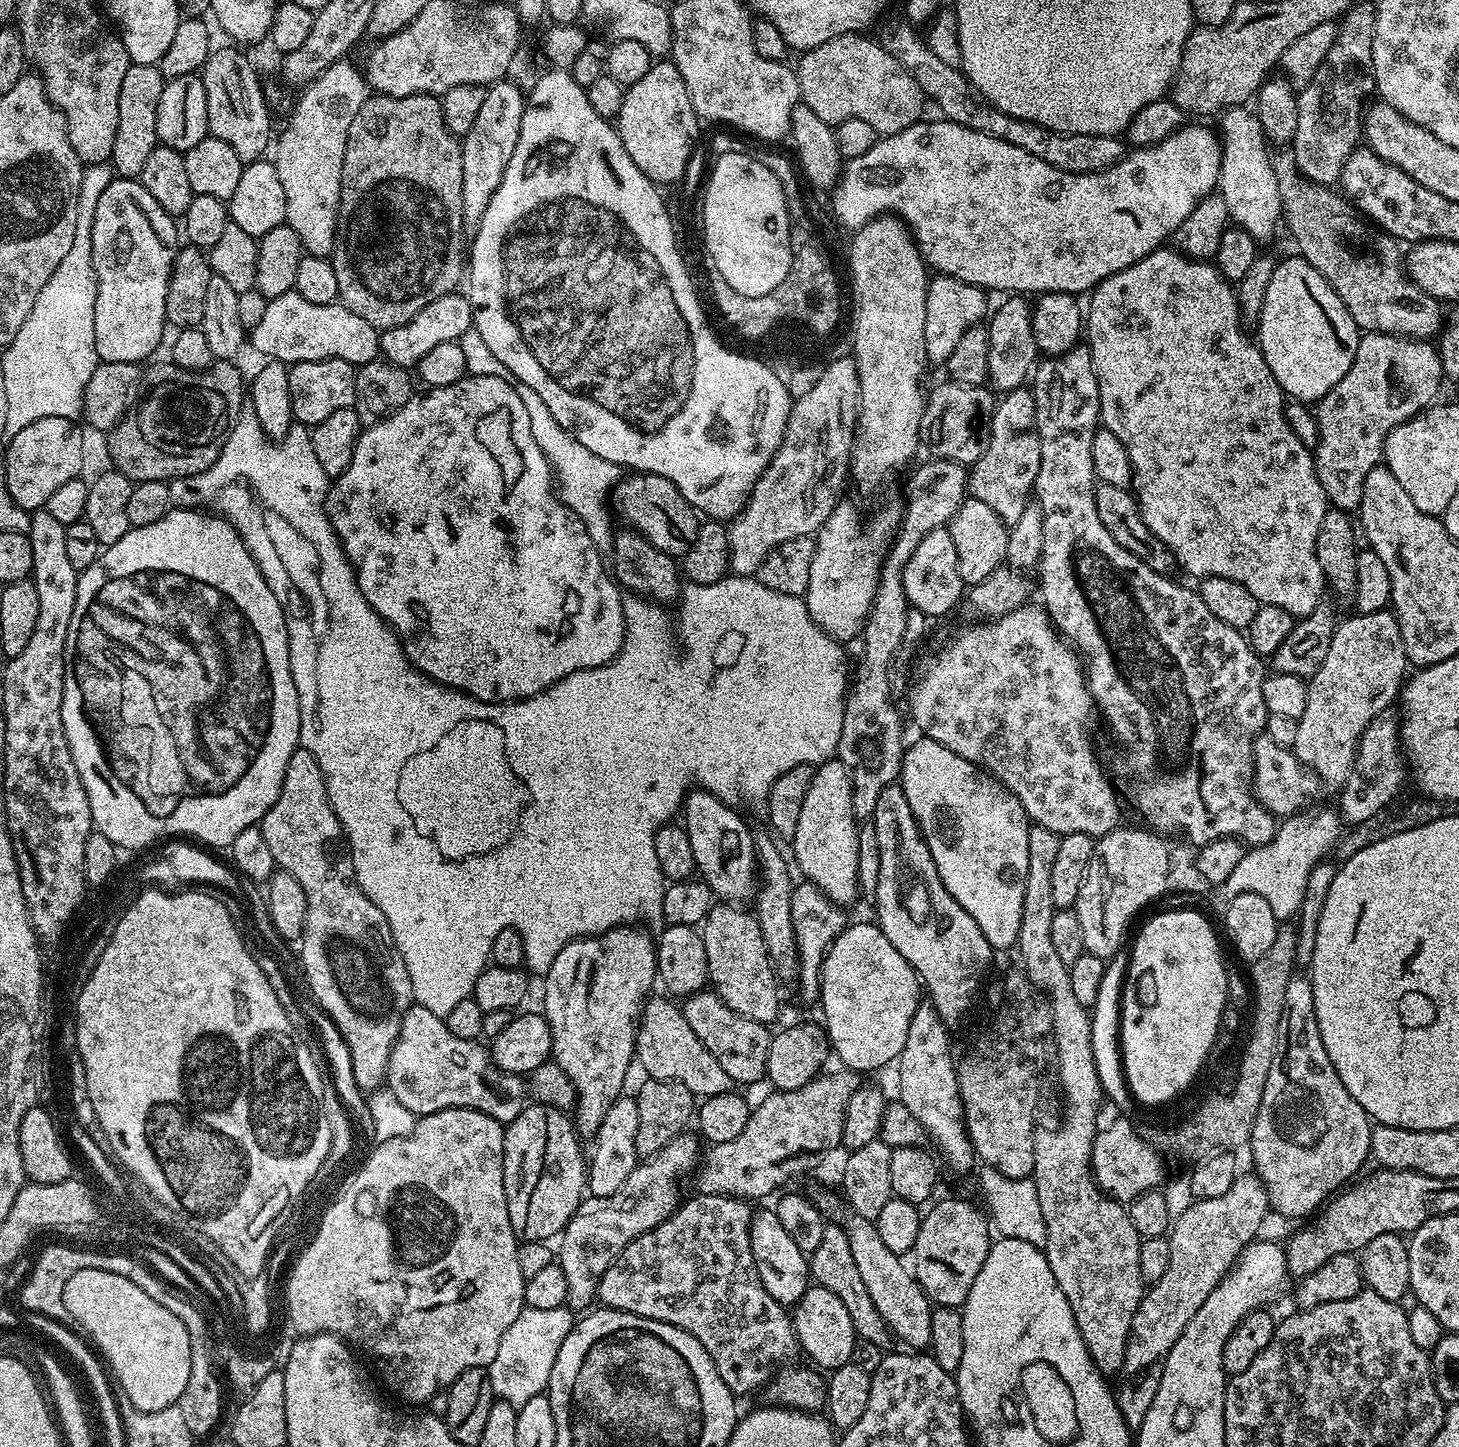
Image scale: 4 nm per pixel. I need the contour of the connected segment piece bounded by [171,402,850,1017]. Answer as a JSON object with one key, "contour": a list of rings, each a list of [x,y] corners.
{"contour":[[[246,402],[240,407],[240,417],[233,424],[231,432],[228,433],[228,440],[222,446],[222,450],[210,471],[202,472],[195,478],[179,479],[171,487],[172,508],[194,508],[200,510],[205,507],[204,503],[212,496],[212,504],[216,507],[213,509],[223,516],[225,520],[231,522],[236,533],[242,538],[246,550],[250,550],[258,570],[262,570],[262,578],[266,578],[270,590],[274,590],[274,598],[278,598],[278,602],[284,611],[284,621],[288,631],[288,645],[290,646],[290,670],[292,671],[294,686],[298,690],[298,698],[300,699],[300,744],[306,750],[310,750],[310,754],[314,754],[314,758],[318,758],[318,766],[322,766],[322,774],[324,775],[332,809],[338,818],[341,828],[344,829],[348,850],[352,854],[352,865],[354,866],[354,874],[356,875],[358,886],[366,894],[366,898],[370,898],[370,902],[374,902],[374,906],[378,906],[378,910],[382,910],[382,914],[386,914],[386,922],[390,926],[390,934],[394,938],[396,948],[406,962],[406,974],[410,974],[413,1001],[426,1006],[426,1010],[430,1010],[430,1014],[438,1014],[443,1017],[446,1014],[450,1014],[450,1010],[454,1010],[454,1006],[458,1006],[458,1002],[471,997],[474,990],[474,982],[478,982],[478,974],[482,974],[485,968],[489,967],[494,938],[497,936],[498,930],[506,930],[507,928],[518,930],[518,934],[522,934],[524,964],[527,971],[529,973],[537,972],[537,974],[543,974],[550,970],[554,958],[558,958],[558,950],[562,950],[562,946],[566,946],[571,940],[581,940],[583,936],[597,936],[603,932],[609,932],[611,928],[622,928],[642,922],[638,920],[659,921],[661,919],[660,907],[662,906],[666,881],[662,870],[658,866],[658,854],[654,854],[654,838],[656,837],[656,831],[663,824],[669,823],[675,817],[672,816],[675,812],[677,815],[681,811],[684,798],[690,791],[690,786],[706,789],[707,792],[714,794],[724,804],[736,806],[739,805],[739,800],[745,800],[748,804],[763,805],[770,794],[770,786],[774,786],[774,782],[778,782],[778,778],[782,774],[786,774],[786,770],[794,770],[794,766],[802,766],[803,764],[819,766],[825,760],[831,760],[836,756],[838,738],[842,738],[842,714],[844,713],[844,702],[850,683],[850,664],[844,661],[844,652],[840,649],[843,648],[841,641],[830,638],[816,625],[814,618],[810,618],[810,610],[804,605],[801,597],[791,596],[790,594],[778,594],[778,590],[770,590],[770,586],[762,586],[762,582],[756,576],[729,574],[723,580],[713,584],[685,583],[678,601],[680,609],[676,612],[676,632],[680,635],[681,648],[681,652],[679,652],[676,649],[676,636],[672,633],[672,620],[664,613],[667,611],[653,601],[629,595],[624,602],[624,641],[620,647],[619,654],[609,664],[594,666],[586,670],[578,670],[574,674],[566,674],[566,678],[554,682],[554,686],[550,686],[546,690],[542,690],[525,700],[513,700],[506,704],[488,704],[485,700],[475,700],[473,696],[467,696],[464,692],[457,692],[456,689],[448,688],[445,684],[440,684],[436,680],[429,680],[428,677],[423,676],[419,670],[409,664],[404,649],[400,647],[400,640],[396,637],[395,632],[392,631],[391,626],[372,609],[370,602],[366,602],[366,598],[360,593],[360,587],[356,581],[356,571],[352,568],[352,563],[348,561],[348,556],[344,552],[339,538],[336,537],[336,533],[332,531],[332,524],[328,520],[326,501],[329,487],[330,477],[322,470],[318,458],[314,455],[311,431],[304,426],[293,426],[281,440],[268,439],[262,430],[262,426],[259,425],[258,416],[254,412],[254,406],[252,403]]]}

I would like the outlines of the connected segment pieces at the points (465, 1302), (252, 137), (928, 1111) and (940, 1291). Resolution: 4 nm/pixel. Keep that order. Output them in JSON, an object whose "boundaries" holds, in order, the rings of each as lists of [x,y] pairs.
{"boundaries":[[[[447,1108],[447,1109],[446,1109],[446,1110],[438,1110],[438,1111],[437,1111],[437,1112],[435,1112],[435,1113],[434,1113],[434,1114],[426,1114],[426,1115],[425,1115],[425,1116],[421,1116],[421,1117],[419,1117],[419,1119],[417,1119],[417,1121],[416,1121],[416,1125],[415,1125],[415,1126],[414,1126],[414,1130],[410,1130],[410,1134],[406,1134],[406,1135],[405,1135],[405,1136],[402,1136],[402,1137],[392,1137],[392,1138],[390,1138],[390,1139],[389,1139],[389,1140],[381,1140],[381,1141],[379,1141],[379,1143],[377,1143],[377,1144],[376,1144],[376,1145],[375,1145],[375,1146],[377,1146],[377,1148],[376,1148],[376,1149],[374,1149],[374,1148],[375,1148],[375,1147],[373,1147],[373,1148],[372,1148],[372,1149],[371,1149],[371,1151],[369,1151],[369,1152],[368,1152],[368,1153],[367,1153],[367,1155],[365,1155],[365,1157],[364,1157],[364,1159],[363,1159],[363,1161],[362,1161],[362,1163],[361,1163],[361,1164],[360,1164],[360,1165],[359,1165],[359,1167],[357,1167],[357,1168],[360,1168],[360,1167],[361,1167],[361,1168],[360,1168],[360,1169],[358,1169],[358,1170],[357,1170],[357,1172],[356,1172],[356,1173],[354,1173],[354,1174],[353,1174],[353,1176],[350,1176],[350,1179],[349,1179],[349,1180],[348,1180],[348,1181],[347,1181],[347,1183],[345,1183],[345,1184],[344,1184],[344,1185],[343,1185],[343,1188],[342,1188],[342,1189],[340,1189],[340,1192],[339,1192],[339,1193],[338,1193],[338,1194],[337,1194],[337,1196],[336,1196],[336,1197],[337,1197],[337,1201],[336,1201],[336,1205],[335,1205],[335,1208],[332,1208],[332,1211],[329,1211],[329,1210],[326,1210],[326,1215],[325,1215],[325,1220],[324,1220],[324,1225],[323,1225],[323,1227],[322,1227],[322,1228],[321,1228],[321,1229],[320,1229],[320,1235],[319,1235],[319,1239],[316,1239],[316,1242],[315,1242],[315,1243],[314,1243],[314,1244],[312,1244],[312,1248],[310,1248],[310,1249],[308,1249],[308,1250],[307,1250],[307,1251],[306,1251],[306,1254],[304,1254],[304,1255],[303,1255],[303,1260],[302,1260],[302,1261],[299,1261],[299,1262],[298,1262],[298,1263],[299,1263],[299,1267],[298,1267],[298,1268],[296,1268],[296,1272],[295,1272],[295,1276],[292,1276],[292,1283],[291,1283],[291,1287],[290,1287],[290,1289],[289,1289],[289,1299],[290,1299],[290,1301],[291,1301],[291,1306],[292,1306],[292,1310],[291,1310],[291,1312],[289,1312],[289,1314],[288,1314],[288,1315],[286,1315],[286,1318],[287,1318],[287,1319],[288,1319],[288,1320],[289,1320],[289,1321],[290,1321],[290,1322],[295,1322],[295,1323],[296,1323],[296,1324],[300,1324],[300,1328],[302,1328],[302,1329],[303,1329],[303,1337],[306,1337],[306,1336],[316,1336],[316,1335],[317,1335],[317,1334],[319,1334],[319,1333],[320,1333],[320,1332],[328,1332],[328,1333],[330,1333],[330,1335],[332,1335],[332,1336],[339,1336],[339,1337],[340,1337],[340,1339],[341,1339],[341,1340],[343,1340],[343,1341],[345,1341],[345,1342],[347,1342],[347,1343],[348,1343],[348,1344],[349,1344],[349,1345],[351,1345],[351,1347],[352,1347],[352,1348],[353,1348],[353,1349],[356,1349],[356,1350],[359,1350],[359,1348],[361,1348],[361,1350],[362,1350],[362,1351],[364,1351],[364,1352],[365,1352],[365,1354],[366,1354],[366,1355],[368,1355],[368,1356],[369,1356],[369,1358],[370,1358],[370,1359],[372,1359],[372,1360],[373,1360],[373,1362],[374,1362],[374,1363],[376,1363],[376,1368],[377,1368],[377,1370],[378,1370],[378,1371],[380,1371],[380,1376],[381,1376],[381,1378],[382,1378],[382,1379],[384,1379],[384,1384],[385,1384],[385,1386],[386,1386],[386,1387],[388,1387],[388,1388],[389,1388],[389,1390],[390,1390],[390,1391],[392,1391],[392,1392],[397,1392],[397,1394],[398,1394],[398,1395],[400,1395],[400,1396],[401,1396],[401,1398],[402,1398],[402,1399],[404,1399],[404,1400],[405,1400],[405,1402],[406,1402],[406,1403],[408,1403],[408,1404],[405,1404],[405,1405],[408,1405],[408,1406],[424,1406],[424,1405],[427,1405],[427,1403],[428,1403],[428,1401],[429,1401],[429,1400],[430,1400],[430,1399],[431,1399],[431,1397],[432,1397],[432,1396],[433,1396],[433,1395],[435,1395],[435,1393],[436,1393],[436,1392],[439,1392],[439,1391],[441,1391],[441,1390],[447,1390],[447,1389],[448,1389],[448,1387],[449,1387],[449,1386],[451,1386],[451,1385],[452,1385],[452,1384],[453,1384],[453,1382],[455,1382],[455,1380],[456,1380],[456,1379],[457,1379],[457,1378],[458,1378],[458,1374],[462,1374],[462,1373],[463,1373],[463,1372],[465,1372],[465,1371],[466,1371],[466,1370],[470,1370],[470,1369],[471,1369],[471,1368],[488,1368],[488,1367],[489,1367],[489,1365],[490,1365],[490,1364],[491,1364],[491,1363],[492,1363],[492,1362],[494,1362],[494,1356],[495,1356],[495,1354],[496,1354],[496,1353],[497,1353],[497,1351],[498,1351],[498,1346],[499,1346],[499,1342],[500,1342],[500,1341],[502,1341],[502,1336],[503,1336],[503,1332],[504,1332],[504,1331],[506,1331],[506,1330],[507,1330],[507,1329],[509,1329],[509,1327],[510,1327],[510,1326],[511,1326],[511,1325],[513,1325],[513,1323],[514,1323],[514,1318],[518,1318],[518,1314],[519,1314],[519,1313],[520,1313],[520,1312],[521,1312],[521,1310],[522,1310],[522,1309],[523,1309],[523,1308],[525,1308],[525,1306],[526,1306],[526,1305],[525,1305],[525,1302],[524,1302],[524,1282],[525,1282],[525,1278],[524,1278],[524,1275],[523,1275],[523,1274],[522,1274],[522,1270],[521,1270],[521,1268],[519,1268],[519,1267],[518,1267],[518,1241],[517,1241],[517,1239],[516,1239],[516,1235],[515,1235],[515,1234],[514,1234],[514,1230],[513,1230],[513,1229],[512,1229],[512,1227],[511,1227],[511,1226],[510,1226],[510,1210],[506,1210],[506,1190],[505,1190],[505,1189],[504,1189],[504,1129],[505,1129],[505,1125],[502,1125],[502,1124],[499,1124],[499,1123],[498,1123],[498,1122],[497,1122],[497,1120],[495,1120],[495,1119],[494,1119],[494,1118],[490,1118],[490,1117],[489,1117],[489,1116],[487,1116],[487,1115],[486,1115],[486,1114],[482,1114],[482,1113],[481,1113],[481,1112],[479,1112],[479,1111],[478,1111],[478,1110],[474,1110],[474,1109],[473,1109],[473,1108]]],[[[220,46],[213,47],[210,55],[208,55],[208,61],[204,63],[202,69],[202,79],[206,86],[206,114],[208,115],[208,130],[213,136],[217,136],[222,142],[226,142],[226,146],[230,146],[230,150],[234,150],[234,154],[238,154],[238,158],[245,162],[251,162],[259,160],[265,155],[264,151],[269,151],[270,145],[274,140],[274,131],[272,132],[272,116],[268,113],[268,104],[264,101],[264,88],[260,85],[260,76],[256,73],[256,68],[243,56],[241,49],[236,46],[228,46],[232,48],[220,48]]],[[[922,1002],[916,1007],[910,1022],[910,1034],[906,1034],[906,1046],[902,1046],[898,1061],[898,1099],[908,1107],[910,1114],[914,1114],[914,1118],[918,1118],[918,1122],[922,1122],[927,1137],[936,1143],[935,1151],[941,1157],[944,1155],[958,1171],[968,1172],[977,1167],[978,1157],[966,1130],[956,1077],[957,1061],[954,1056],[952,1060],[952,1040],[948,1037],[948,1030],[949,1025],[940,1019],[938,1010],[931,1003]]],[[[938,1200],[931,1205],[933,1208],[929,1212],[923,1213],[910,1260],[913,1260],[914,1279],[920,1283],[933,1305],[960,1308],[970,1294],[970,1286],[974,1286],[974,1278],[978,1278],[978,1270],[982,1270],[982,1262],[986,1262],[986,1254],[993,1246],[994,1236],[990,1231],[989,1217],[979,1203]]]]}

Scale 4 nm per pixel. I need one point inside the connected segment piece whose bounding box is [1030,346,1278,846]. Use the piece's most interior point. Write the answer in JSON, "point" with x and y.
{"point":[1182,692]}

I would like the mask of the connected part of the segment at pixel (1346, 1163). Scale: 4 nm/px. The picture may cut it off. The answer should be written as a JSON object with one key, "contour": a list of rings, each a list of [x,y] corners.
{"contour":[[[1293,974],[1290,986],[1286,986],[1278,1046],[1274,1062],[1270,1062],[1270,1074],[1266,1074],[1266,1086],[1262,1090],[1262,1102],[1254,1118],[1250,1141],[1252,1164],[1256,1167],[1253,1169],[1264,1183],[1271,1211],[1281,1212],[1284,1216],[1311,1217],[1329,1197],[1341,1191],[1342,1186],[1353,1179],[1351,1176],[1364,1163],[1369,1163],[1373,1127],[1366,1110],[1362,1110],[1362,1106],[1354,1102],[1350,1090],[1342,1086],[1338,1070],[1334,1070],[1334,1062],[1330,1062],[1330,1054],[1326,1054],[1326,1046],[1322,1046],[1322,1034],[1314,1014],[1311,979],[1307,975]]]}

